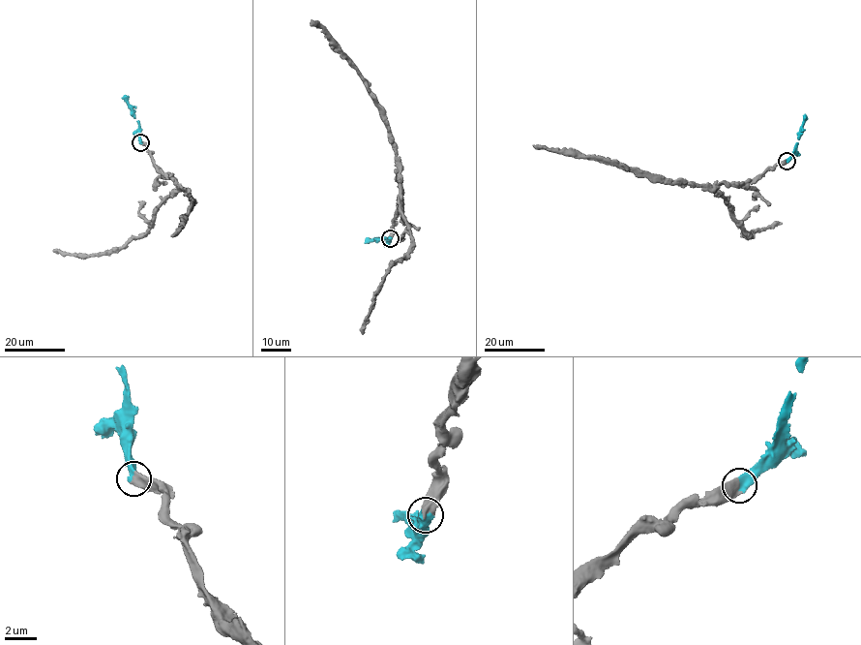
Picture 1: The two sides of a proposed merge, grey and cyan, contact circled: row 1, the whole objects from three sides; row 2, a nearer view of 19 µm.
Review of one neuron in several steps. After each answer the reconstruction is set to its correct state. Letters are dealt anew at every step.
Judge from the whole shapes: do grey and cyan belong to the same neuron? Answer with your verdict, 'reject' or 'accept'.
accept

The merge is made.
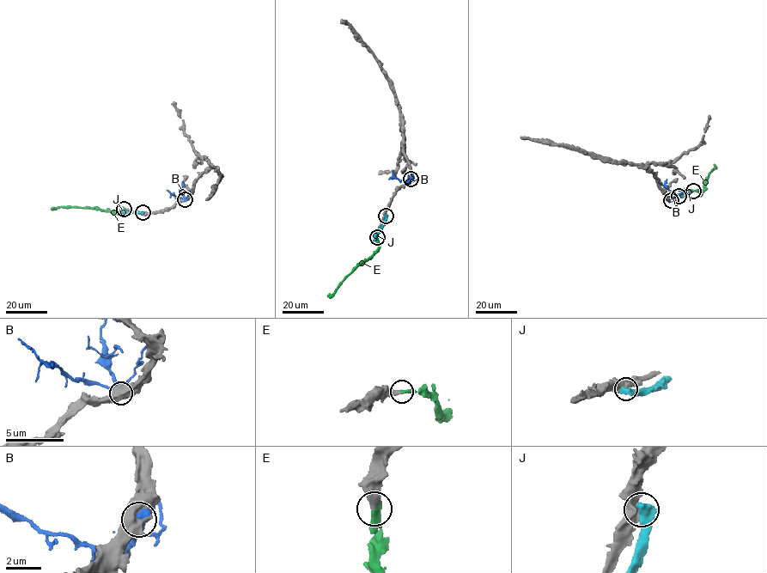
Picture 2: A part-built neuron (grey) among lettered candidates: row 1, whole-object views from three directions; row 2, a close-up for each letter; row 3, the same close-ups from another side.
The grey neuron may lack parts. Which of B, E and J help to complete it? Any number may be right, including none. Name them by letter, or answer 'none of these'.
E

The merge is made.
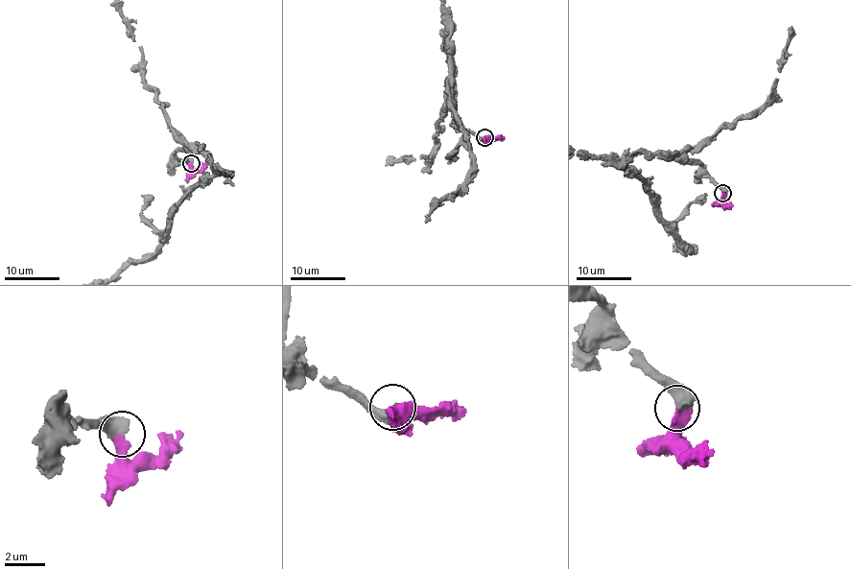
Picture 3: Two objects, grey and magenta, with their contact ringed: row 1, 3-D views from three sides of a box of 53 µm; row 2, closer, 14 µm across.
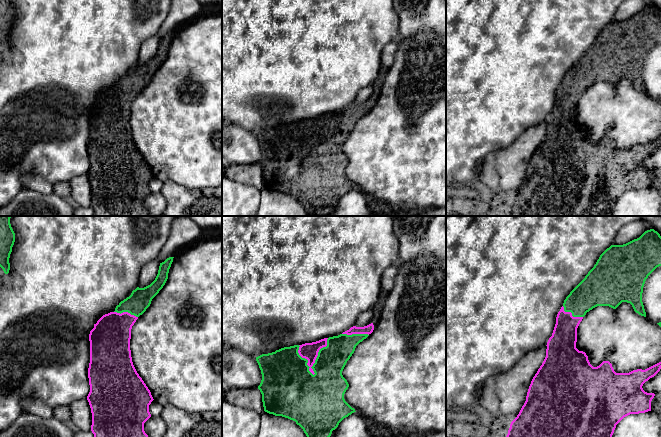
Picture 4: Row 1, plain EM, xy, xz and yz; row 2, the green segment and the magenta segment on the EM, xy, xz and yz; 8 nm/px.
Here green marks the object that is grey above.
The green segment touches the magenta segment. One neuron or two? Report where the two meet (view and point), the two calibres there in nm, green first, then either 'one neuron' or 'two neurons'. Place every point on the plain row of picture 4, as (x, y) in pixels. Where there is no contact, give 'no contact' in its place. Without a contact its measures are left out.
contact xz (317, 132); calibres 300 and 140 nm; one neuron

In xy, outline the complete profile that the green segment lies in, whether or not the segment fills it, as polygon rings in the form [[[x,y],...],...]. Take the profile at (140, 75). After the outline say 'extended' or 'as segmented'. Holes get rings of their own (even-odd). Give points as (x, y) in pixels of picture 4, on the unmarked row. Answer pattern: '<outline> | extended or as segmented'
[[[169,33],[160,39],[158,50],[150,61],[144,64],[137,63],[133,66],[129,73],[116,82],[114,88],[103,91],[90,107],[90,139],[88,144],[90,168],[87,176],[92,189],[91,207],[94,210],[94,216],[150,216],[144,207],[144,199],[151,193],[149,181],[154,175],[132,138],[131,105],[138,93],[146,87],[152,75],[165,61],[173,34]]] | extended

